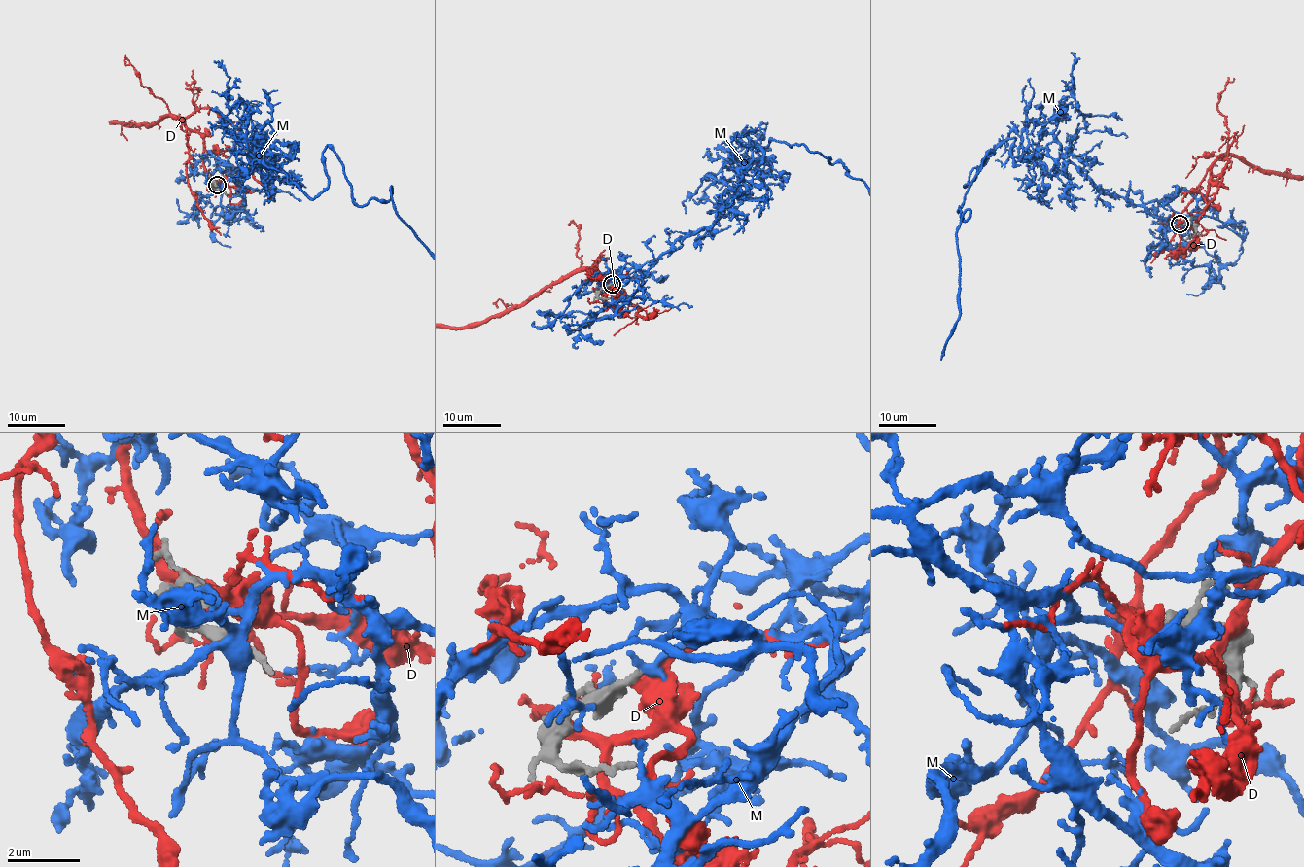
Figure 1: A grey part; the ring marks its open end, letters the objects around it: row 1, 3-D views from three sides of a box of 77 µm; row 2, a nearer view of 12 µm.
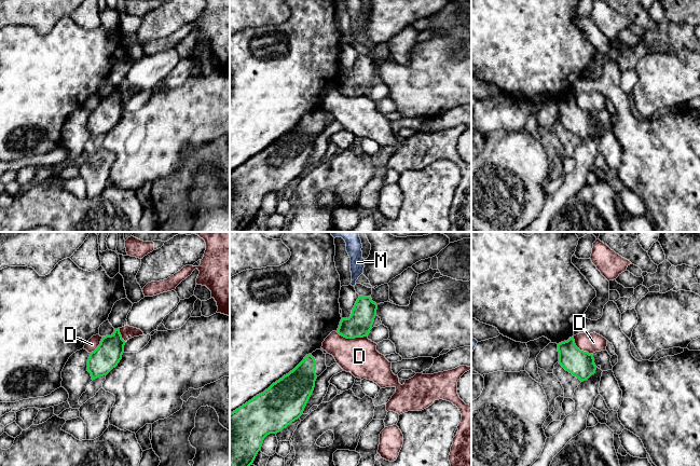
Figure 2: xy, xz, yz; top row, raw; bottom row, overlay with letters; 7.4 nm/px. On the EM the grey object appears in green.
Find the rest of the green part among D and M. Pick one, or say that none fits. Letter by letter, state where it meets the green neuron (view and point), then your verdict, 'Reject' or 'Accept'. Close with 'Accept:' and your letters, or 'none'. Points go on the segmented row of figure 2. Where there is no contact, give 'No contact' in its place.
D: Touches green at xz (351, 338). Reject
M: No contact. Accept
Accept: M

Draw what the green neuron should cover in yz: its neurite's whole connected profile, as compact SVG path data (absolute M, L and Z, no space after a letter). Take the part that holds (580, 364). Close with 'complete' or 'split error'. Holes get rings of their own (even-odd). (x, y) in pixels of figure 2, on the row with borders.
M574 337L558 344L559 364L581 382L595 373L596 366L592 354L580 351Z | complete

